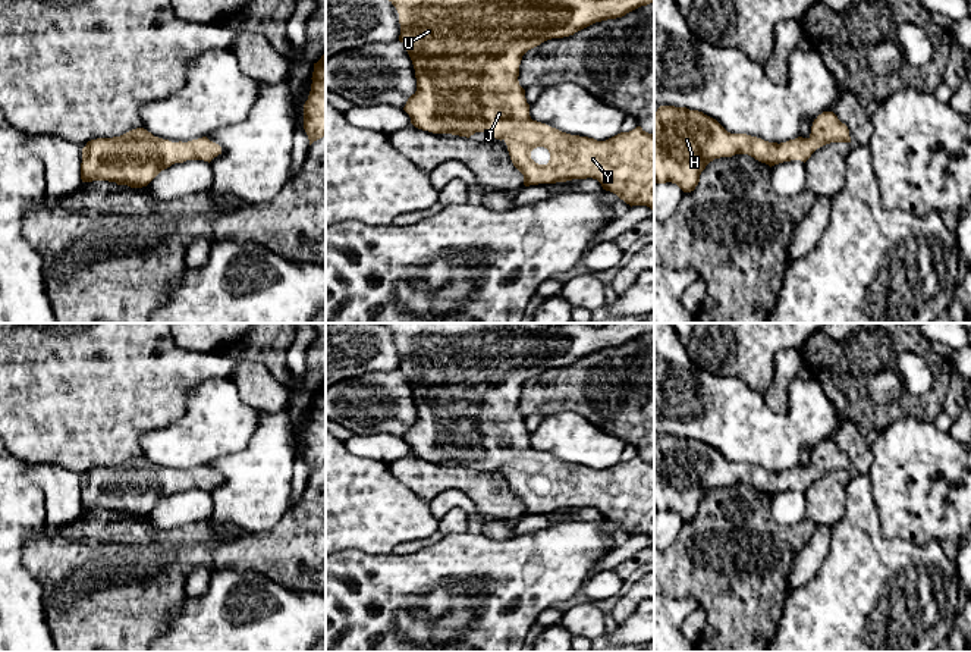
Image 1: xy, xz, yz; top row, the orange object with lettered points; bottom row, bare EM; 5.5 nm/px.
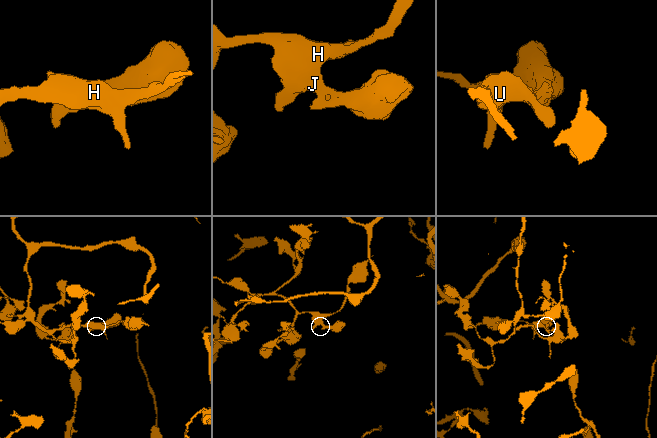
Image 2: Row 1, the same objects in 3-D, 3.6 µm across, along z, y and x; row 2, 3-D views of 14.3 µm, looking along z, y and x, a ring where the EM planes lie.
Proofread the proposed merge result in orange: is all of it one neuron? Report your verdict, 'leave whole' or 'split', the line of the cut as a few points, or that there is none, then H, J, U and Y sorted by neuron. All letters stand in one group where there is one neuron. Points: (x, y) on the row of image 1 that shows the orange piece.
leave whole; no cut; H J U Y

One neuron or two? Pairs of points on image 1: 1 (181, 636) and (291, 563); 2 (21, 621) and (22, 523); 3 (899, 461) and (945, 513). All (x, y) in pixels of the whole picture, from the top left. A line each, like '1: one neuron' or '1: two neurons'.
1: two neurons
2: one neuron
3: one neuron

